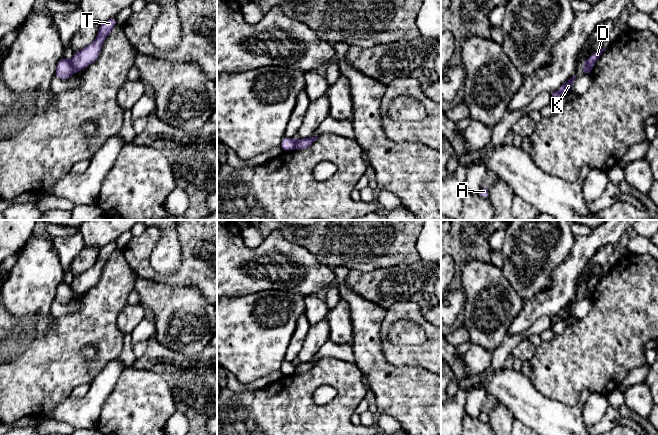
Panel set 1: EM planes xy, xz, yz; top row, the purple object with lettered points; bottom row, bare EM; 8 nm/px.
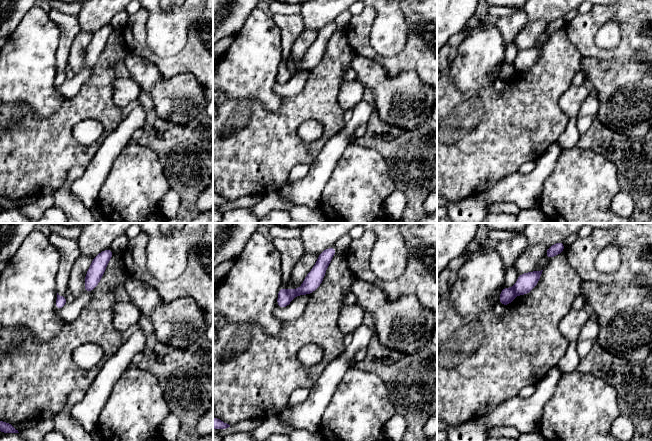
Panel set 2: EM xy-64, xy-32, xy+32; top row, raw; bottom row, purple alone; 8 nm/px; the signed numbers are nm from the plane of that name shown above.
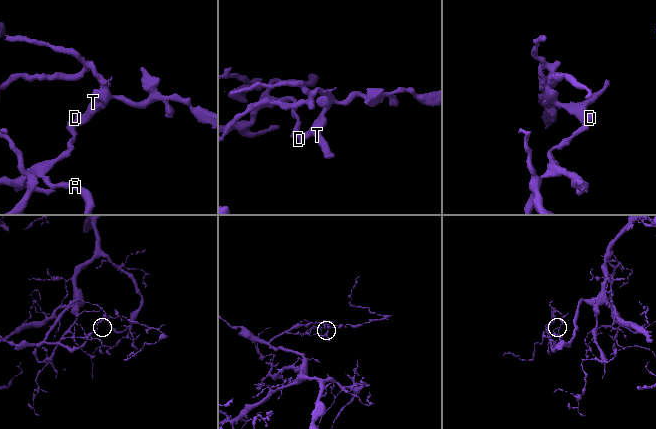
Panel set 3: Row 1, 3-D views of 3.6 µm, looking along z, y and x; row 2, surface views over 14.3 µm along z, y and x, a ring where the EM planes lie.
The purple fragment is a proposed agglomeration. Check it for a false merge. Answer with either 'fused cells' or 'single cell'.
fused cells

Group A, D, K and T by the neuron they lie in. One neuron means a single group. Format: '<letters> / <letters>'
A K / D T

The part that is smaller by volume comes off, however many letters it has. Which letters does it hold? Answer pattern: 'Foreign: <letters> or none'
Foreign: D, T

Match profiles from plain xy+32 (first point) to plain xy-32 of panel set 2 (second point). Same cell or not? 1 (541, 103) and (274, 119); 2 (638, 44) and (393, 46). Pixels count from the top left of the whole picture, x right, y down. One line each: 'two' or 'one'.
1: one
2: two

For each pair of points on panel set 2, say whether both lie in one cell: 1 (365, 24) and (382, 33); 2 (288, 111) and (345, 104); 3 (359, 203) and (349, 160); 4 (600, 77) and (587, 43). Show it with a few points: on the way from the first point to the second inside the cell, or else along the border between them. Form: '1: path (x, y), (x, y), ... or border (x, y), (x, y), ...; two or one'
1: border (374, 10), (370, 44), (376, 50); two
2: border (341, 82), (337, 103), (344, 111); two
3: path (358, 192), (358, 171); one
4: border (613, 56), (608, 58), (582, 58); two

